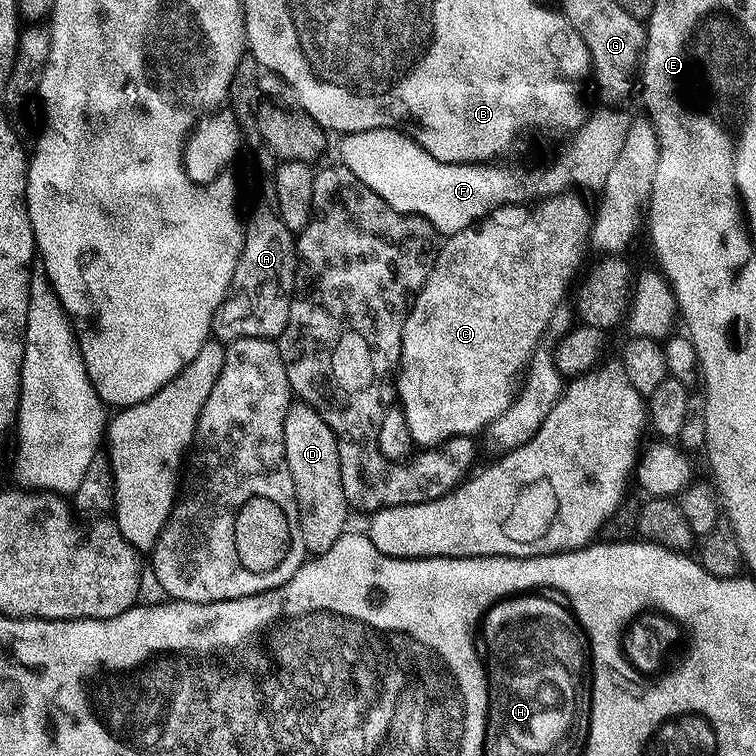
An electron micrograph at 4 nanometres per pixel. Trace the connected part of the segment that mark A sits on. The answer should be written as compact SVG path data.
M257 203L255 208L246 216L244 245L240 251L238 266L234 270L232 287L212 319L212 336L221 342L231 342L238 338L271 340L280 337L288 321L294 289L298 284L298 261L293 232L284 225L280 213L275 208L264 206L262 203Z

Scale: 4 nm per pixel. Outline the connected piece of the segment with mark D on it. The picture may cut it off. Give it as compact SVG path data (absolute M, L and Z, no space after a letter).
M293 402L286 410L284 445L288 469L294 478L304 550L312 556L320 556L330 550L330 546L334 546L349 527L350 509L342 490L338 442L318 410L305 402Z

